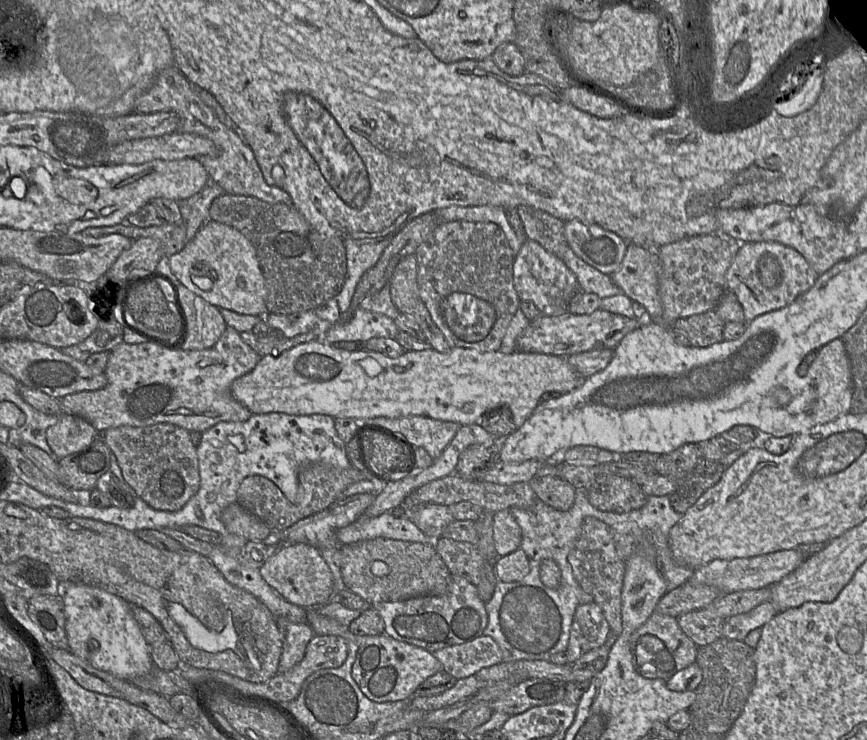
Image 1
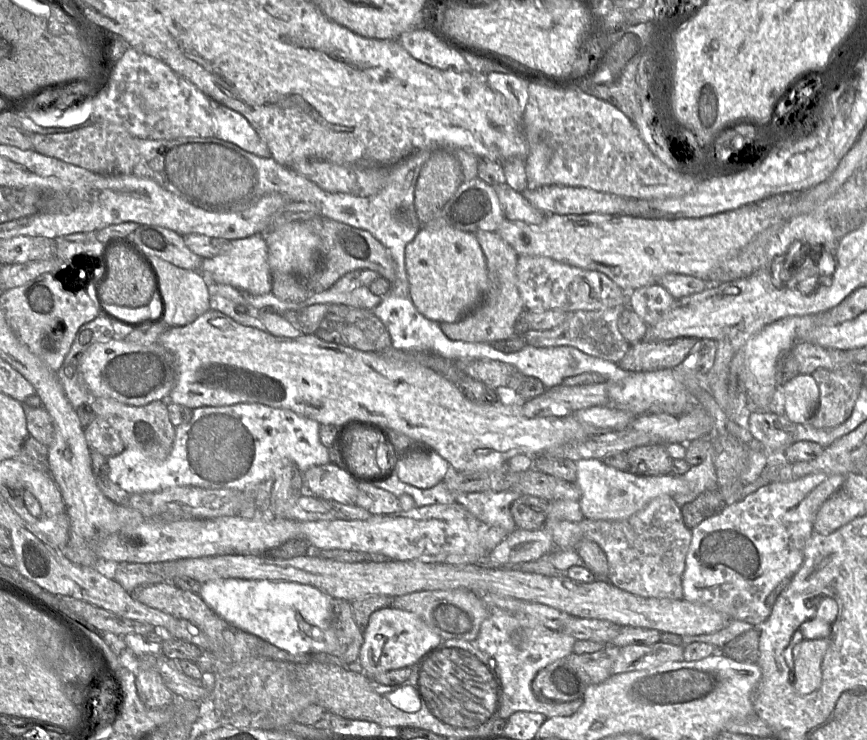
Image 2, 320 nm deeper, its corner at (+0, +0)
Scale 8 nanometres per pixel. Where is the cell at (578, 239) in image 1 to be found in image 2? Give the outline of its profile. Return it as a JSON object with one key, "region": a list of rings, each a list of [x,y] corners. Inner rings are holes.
{"region":[[[507,183],[493,185],[492,187],[495,189],[506,219],[538,225],[546,218],[547,214],[532,206],[523,197],[522,192],[515,191]]]}

